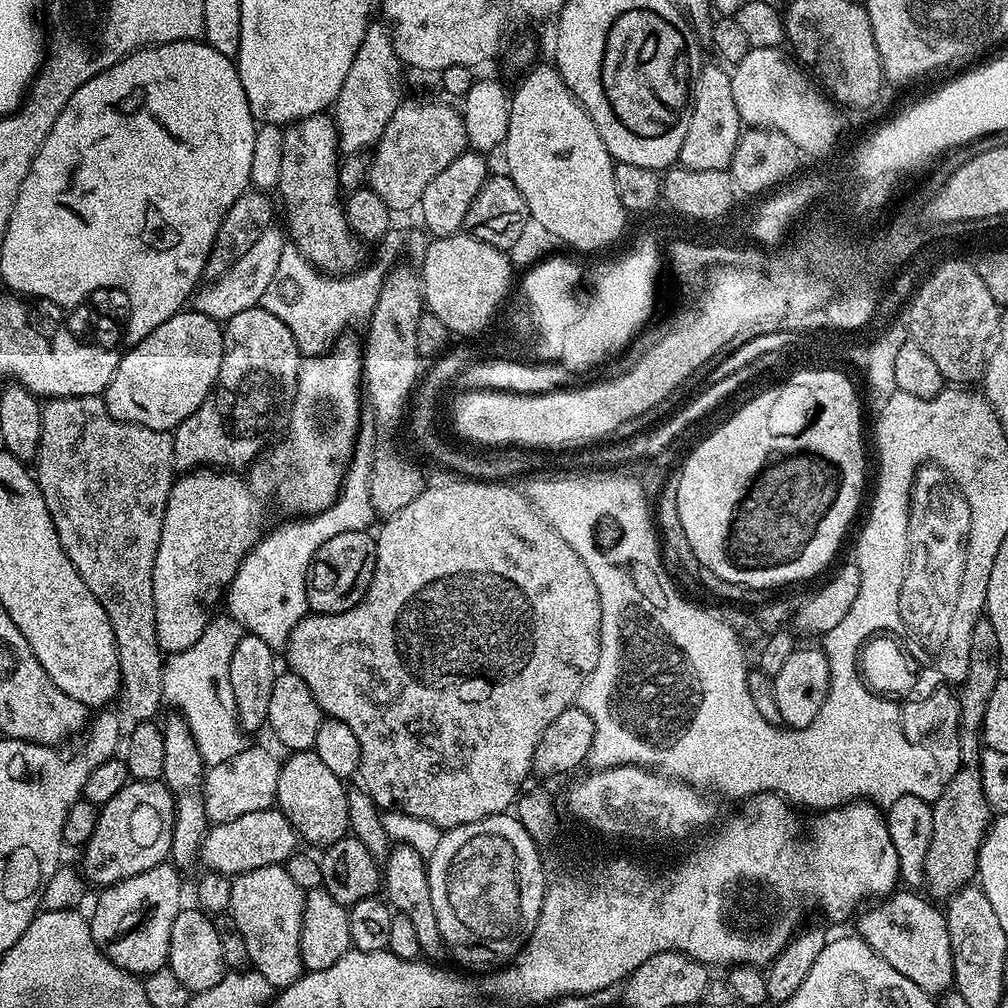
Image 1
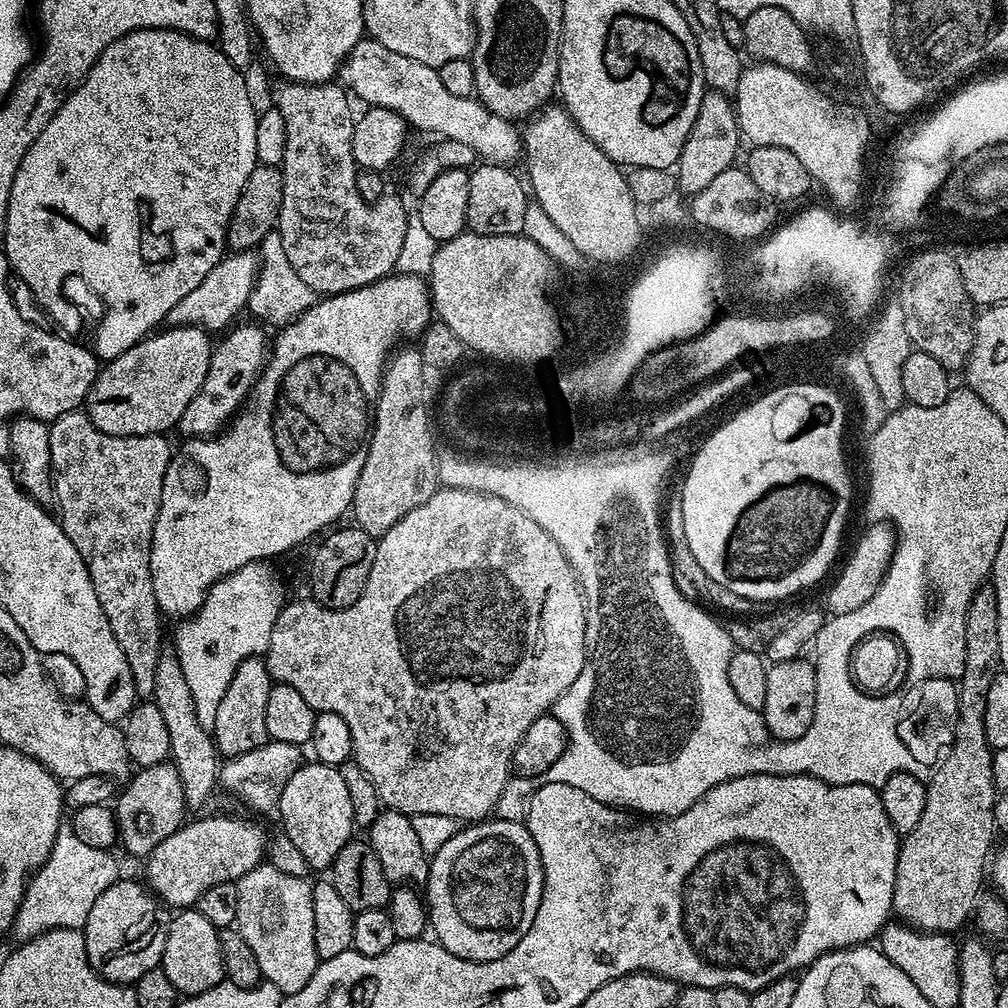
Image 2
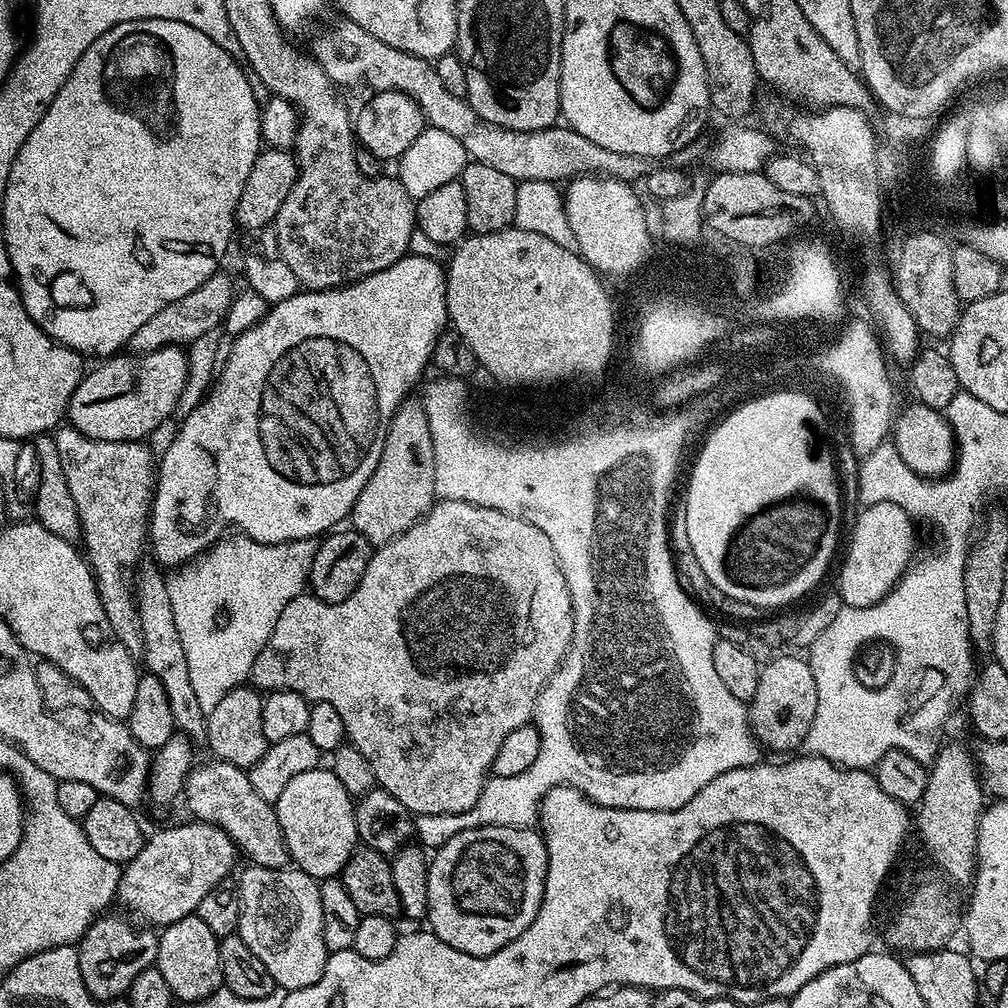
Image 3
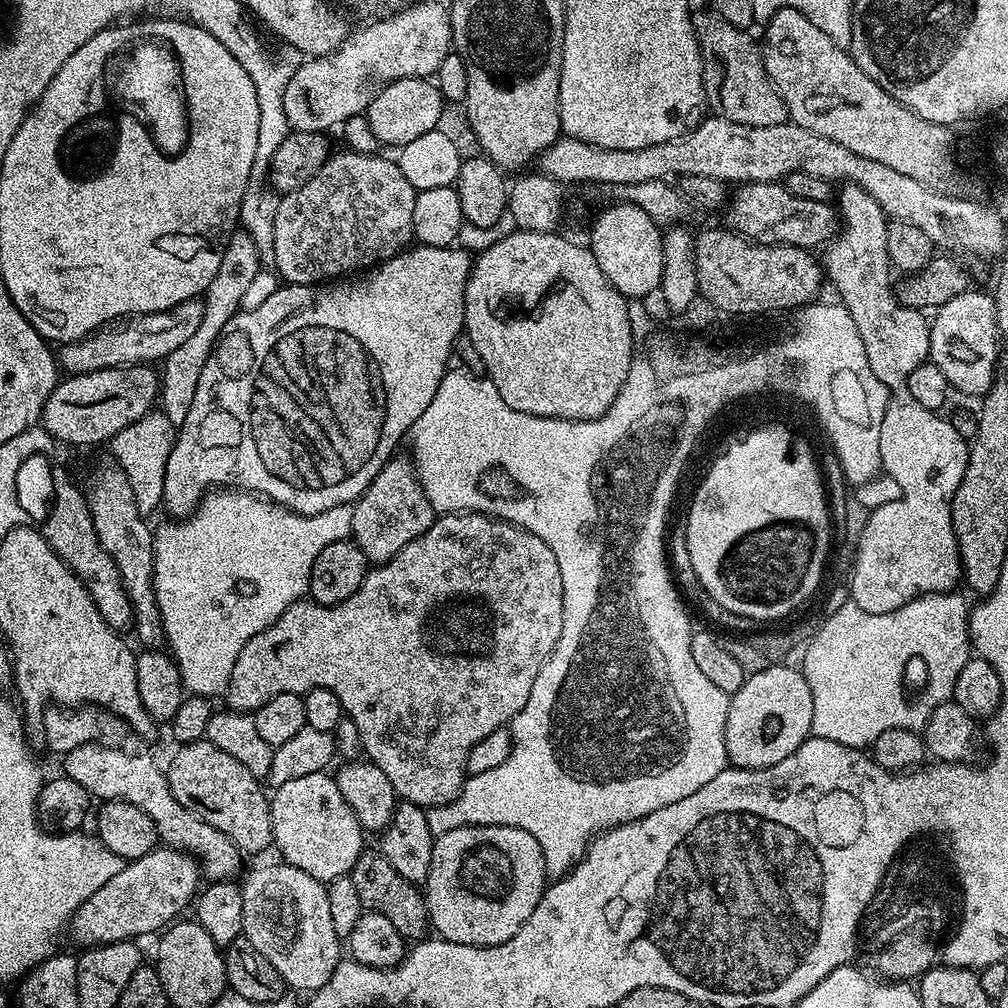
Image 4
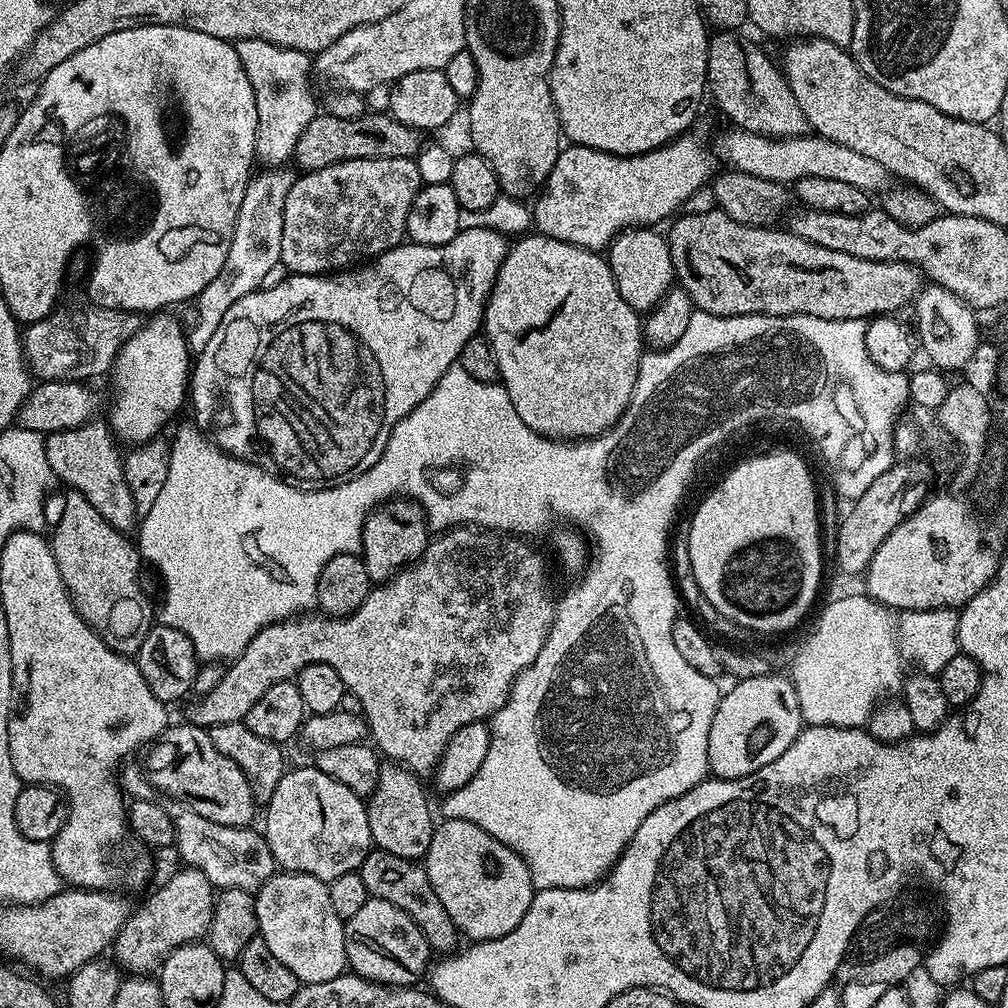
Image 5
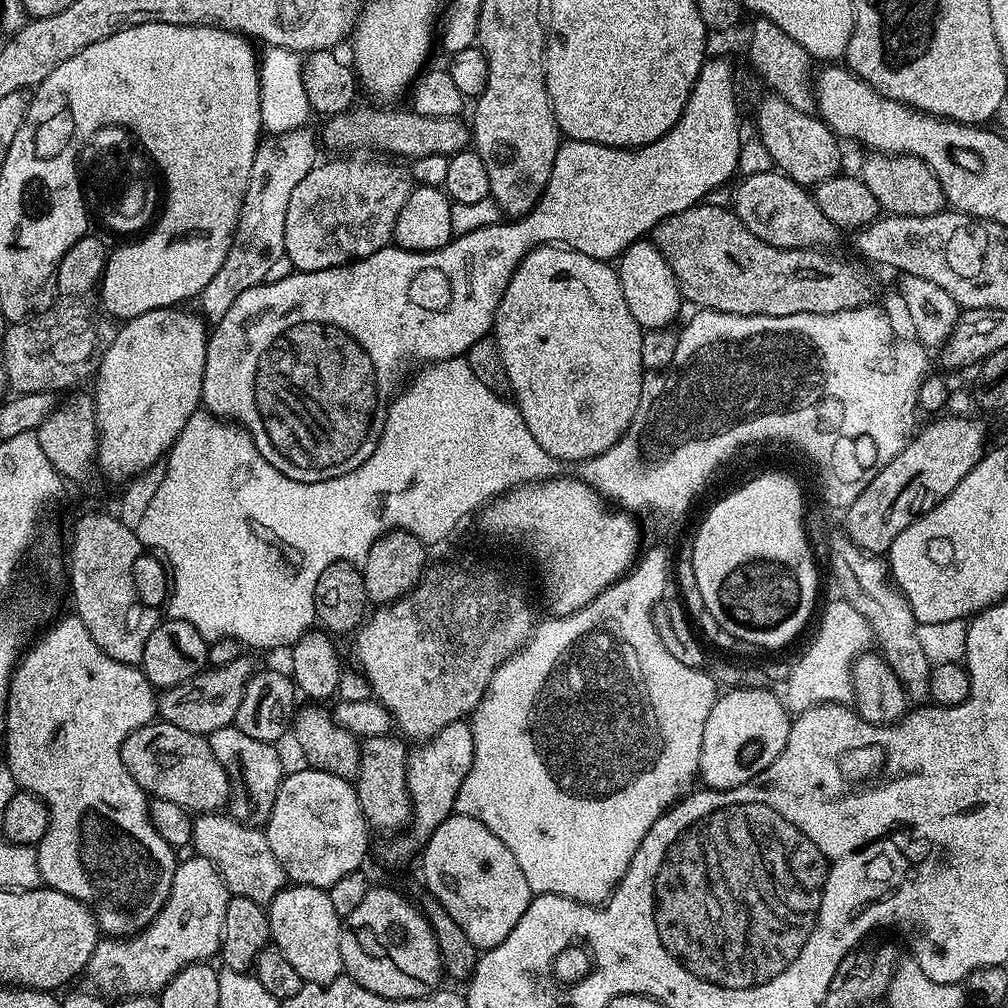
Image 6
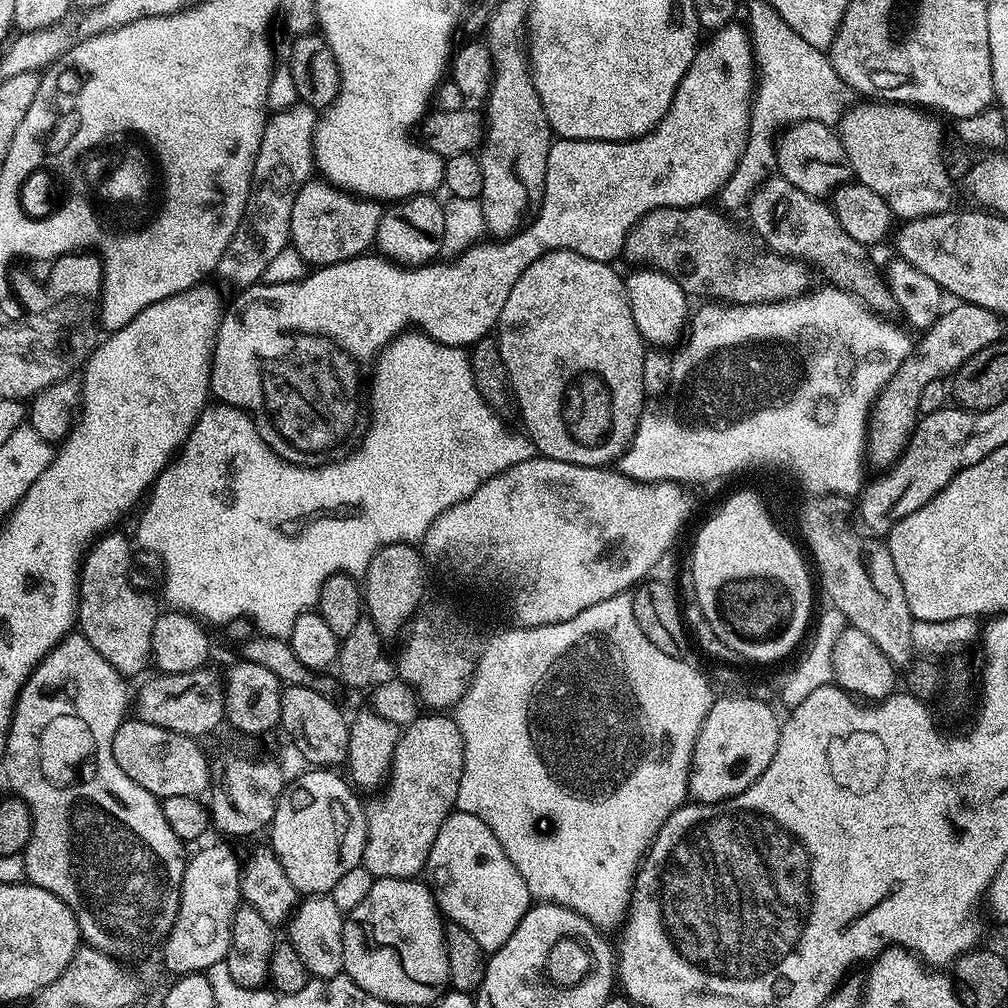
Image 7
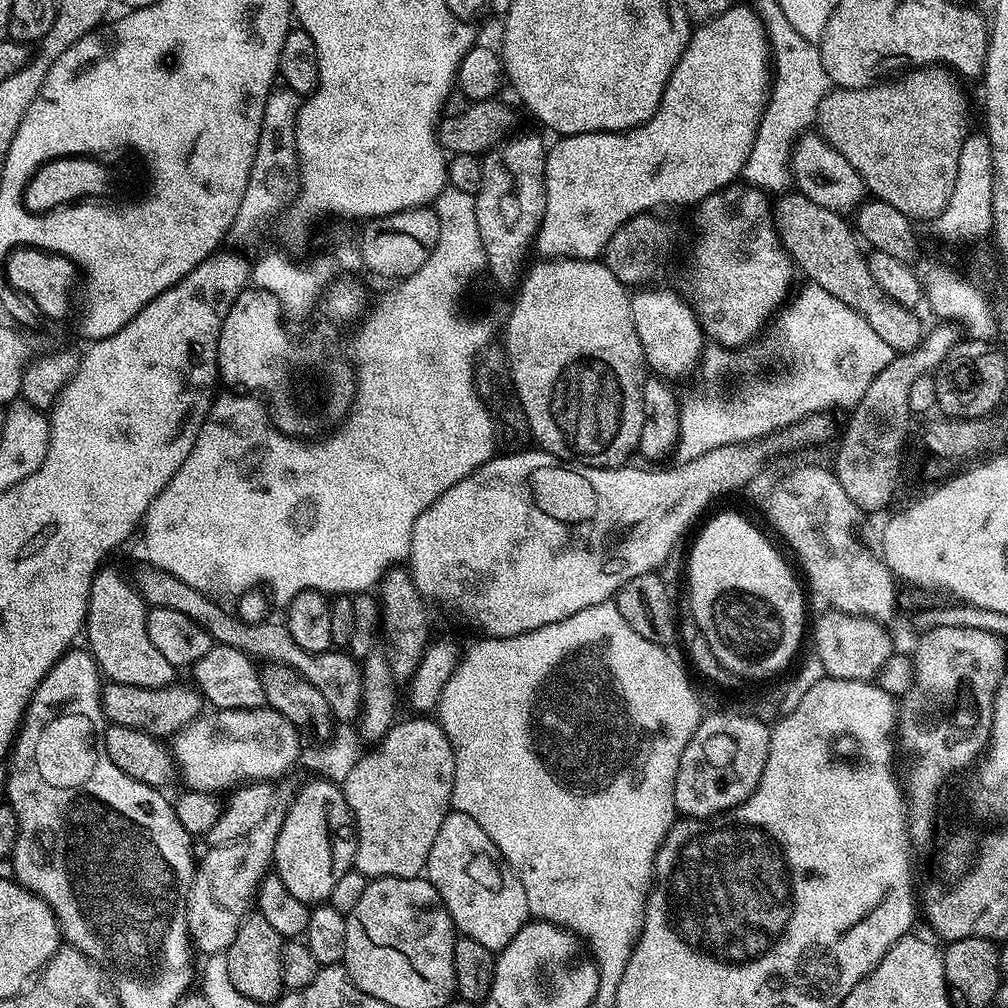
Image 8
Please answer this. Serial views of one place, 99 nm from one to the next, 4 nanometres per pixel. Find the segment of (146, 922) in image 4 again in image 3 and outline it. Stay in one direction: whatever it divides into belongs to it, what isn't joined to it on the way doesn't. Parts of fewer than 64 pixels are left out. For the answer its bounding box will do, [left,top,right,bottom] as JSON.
[116,822,238,926]

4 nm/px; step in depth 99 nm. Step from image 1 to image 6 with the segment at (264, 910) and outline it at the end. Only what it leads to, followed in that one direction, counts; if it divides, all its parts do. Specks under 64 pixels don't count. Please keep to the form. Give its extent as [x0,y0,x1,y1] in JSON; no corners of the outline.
[266,884,344,984]

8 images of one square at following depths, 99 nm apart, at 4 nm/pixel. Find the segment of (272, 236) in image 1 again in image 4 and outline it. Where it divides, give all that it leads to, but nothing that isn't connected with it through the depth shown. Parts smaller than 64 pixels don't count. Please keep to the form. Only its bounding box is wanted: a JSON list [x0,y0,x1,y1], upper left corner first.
[58,298,203,374]

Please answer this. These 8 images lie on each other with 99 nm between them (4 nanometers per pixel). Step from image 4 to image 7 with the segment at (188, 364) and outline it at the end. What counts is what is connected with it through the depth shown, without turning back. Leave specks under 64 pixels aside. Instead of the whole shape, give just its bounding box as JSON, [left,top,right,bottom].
[216,102,317,286]

